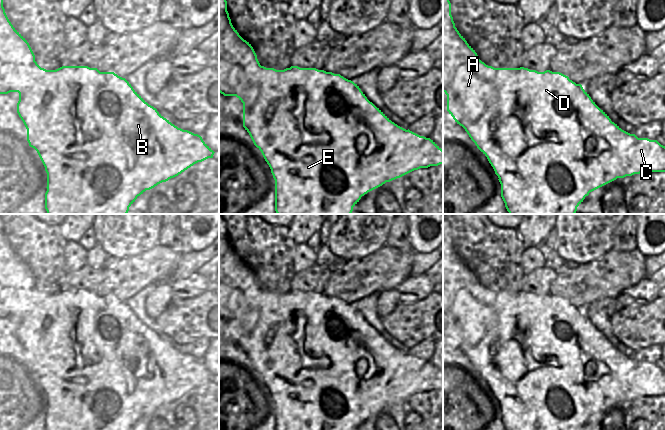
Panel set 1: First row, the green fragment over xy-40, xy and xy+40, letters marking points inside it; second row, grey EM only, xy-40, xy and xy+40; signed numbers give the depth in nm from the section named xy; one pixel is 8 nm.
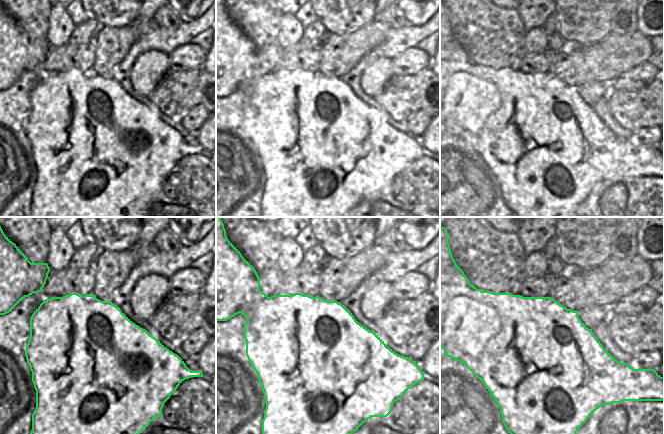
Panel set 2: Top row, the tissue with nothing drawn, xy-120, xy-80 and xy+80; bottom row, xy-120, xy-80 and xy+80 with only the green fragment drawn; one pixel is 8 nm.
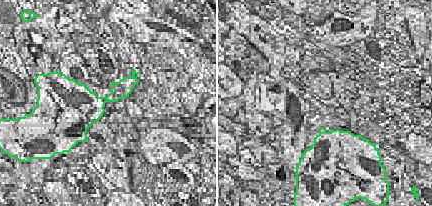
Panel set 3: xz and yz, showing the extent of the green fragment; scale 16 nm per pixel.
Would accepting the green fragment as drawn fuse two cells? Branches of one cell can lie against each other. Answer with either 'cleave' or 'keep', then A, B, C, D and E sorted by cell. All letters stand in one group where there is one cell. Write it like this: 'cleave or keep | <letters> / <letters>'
cleave | A D E / B C

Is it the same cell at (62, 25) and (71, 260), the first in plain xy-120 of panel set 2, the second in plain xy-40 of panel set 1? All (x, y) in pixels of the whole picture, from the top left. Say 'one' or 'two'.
one

